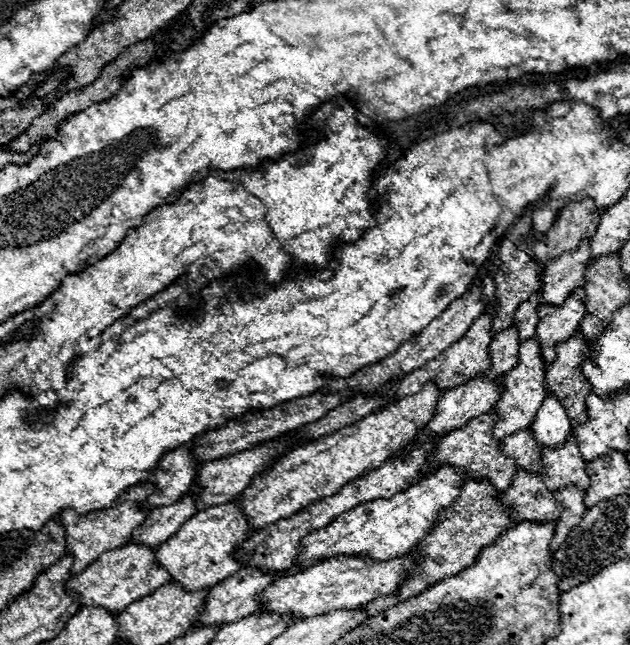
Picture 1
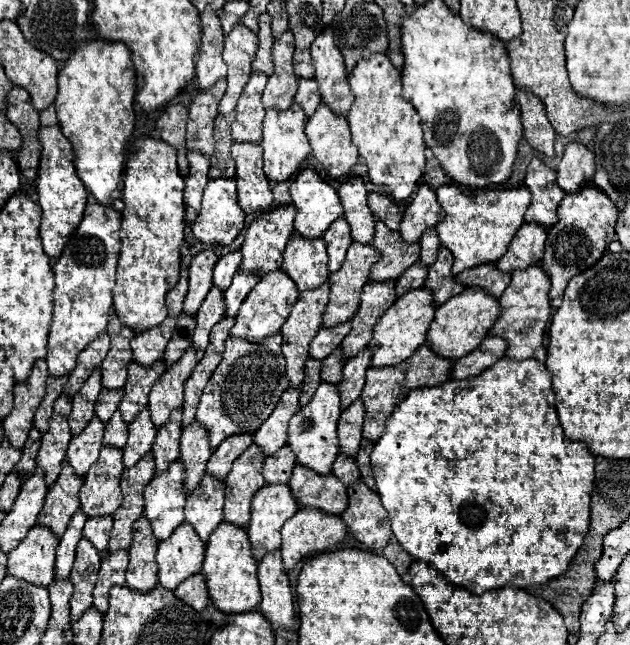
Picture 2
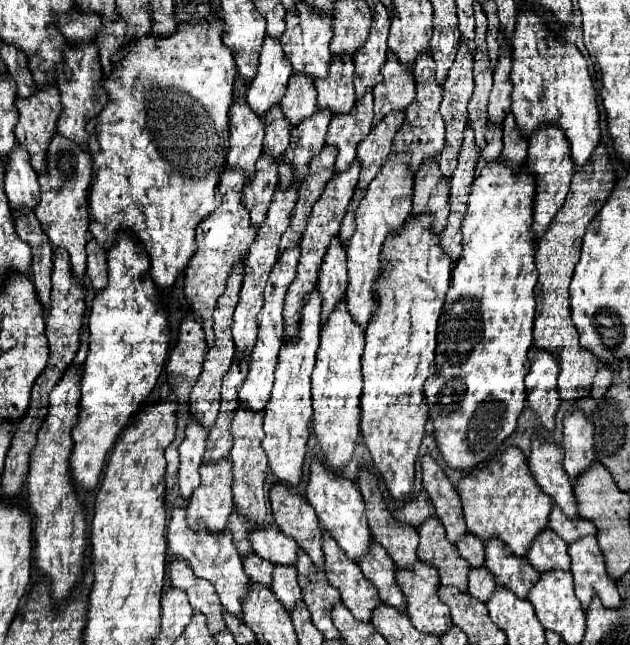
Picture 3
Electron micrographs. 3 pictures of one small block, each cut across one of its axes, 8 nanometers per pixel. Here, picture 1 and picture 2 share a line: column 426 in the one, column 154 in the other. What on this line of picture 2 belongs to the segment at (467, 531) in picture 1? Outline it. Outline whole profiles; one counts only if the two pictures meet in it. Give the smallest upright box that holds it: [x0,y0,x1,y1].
[126,516,158,592]

